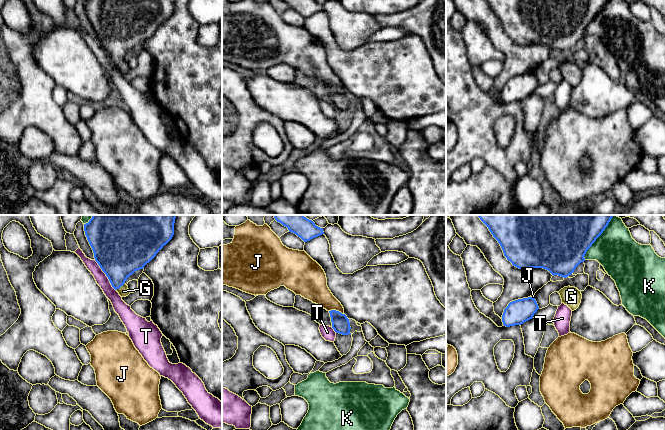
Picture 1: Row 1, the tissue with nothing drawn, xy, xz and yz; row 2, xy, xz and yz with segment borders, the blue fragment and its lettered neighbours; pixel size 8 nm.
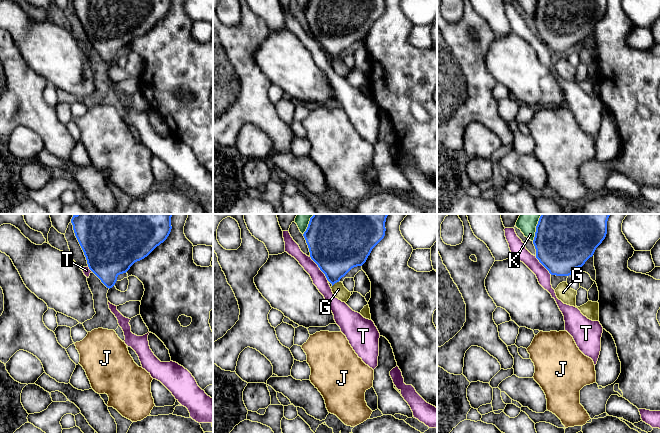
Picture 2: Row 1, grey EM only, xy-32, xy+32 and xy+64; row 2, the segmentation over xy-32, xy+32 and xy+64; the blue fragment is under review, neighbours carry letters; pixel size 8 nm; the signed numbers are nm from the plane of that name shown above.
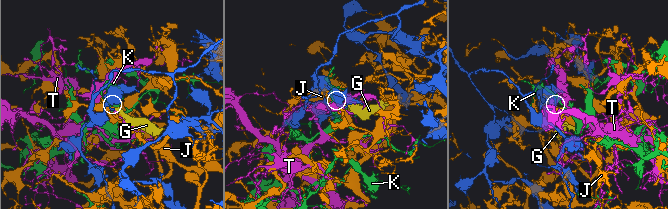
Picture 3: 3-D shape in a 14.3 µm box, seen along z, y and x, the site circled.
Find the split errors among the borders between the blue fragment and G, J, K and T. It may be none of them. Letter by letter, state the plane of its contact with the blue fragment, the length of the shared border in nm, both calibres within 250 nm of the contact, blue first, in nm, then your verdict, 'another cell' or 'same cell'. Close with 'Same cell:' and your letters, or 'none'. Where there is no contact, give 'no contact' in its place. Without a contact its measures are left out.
G: meets blue in xy; contact 90 nm long; 360 nm thick on the blue side, 90 nm on the other; same cell
J: meets blue in xz; contact 120 nm long; 140 nm thick on the blue side, 220 nm on the other; another cell
K: meets blue in yz; contact 340 nm long; 360 nm thick on the blue side, 340 nm on the other; another cell
T: meets blue in xy; contact 300 nm long; 420 nm thick on the blue side, 100 nm on the other; another cell
Same cell: G

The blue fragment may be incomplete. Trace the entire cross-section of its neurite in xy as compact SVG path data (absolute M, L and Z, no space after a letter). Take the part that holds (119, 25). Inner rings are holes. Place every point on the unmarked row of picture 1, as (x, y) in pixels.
M84 0L95 37L121 73L130 70L125 60L135 47L143 45L174 11L174 0Z

